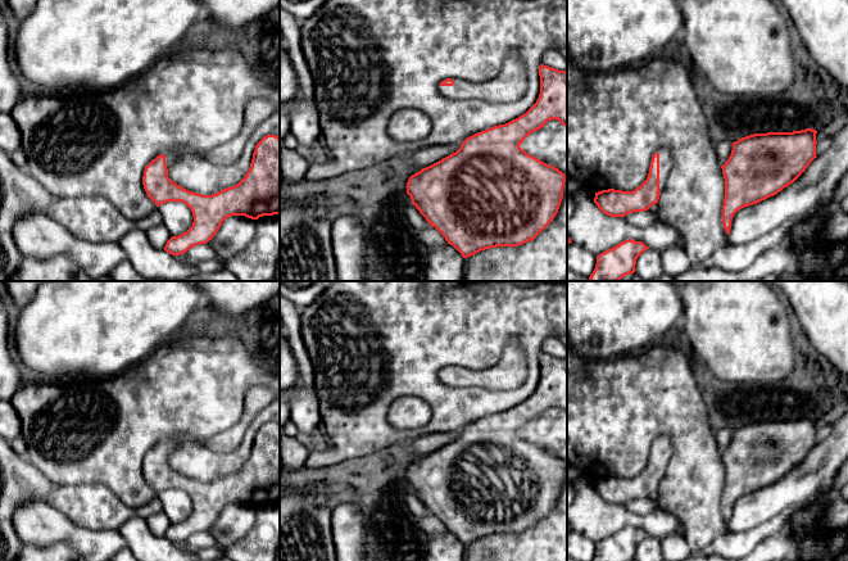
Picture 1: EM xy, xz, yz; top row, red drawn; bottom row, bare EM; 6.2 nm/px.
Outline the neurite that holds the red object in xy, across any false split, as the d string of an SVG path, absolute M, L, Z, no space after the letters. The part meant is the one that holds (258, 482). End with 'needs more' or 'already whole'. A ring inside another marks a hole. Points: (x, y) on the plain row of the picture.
M264 424L255 434L245 465L237 472L212 483L189 479L168 465L168 456L176 445L174 435L165 438L145 454L142 463L144 476L157 494L167 489L182 489L194 503L192 514L186 520L167 529L167 540L180 543L192 534L207 531L227 505L258 507L280 502L278 424Z; needs more

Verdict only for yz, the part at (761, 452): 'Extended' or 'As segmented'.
As segmented

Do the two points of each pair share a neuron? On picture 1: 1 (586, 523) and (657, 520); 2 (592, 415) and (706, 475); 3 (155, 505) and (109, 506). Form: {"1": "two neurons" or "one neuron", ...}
{"1": "one neuron", "2": "one neuron", "3": "one neuron"}

